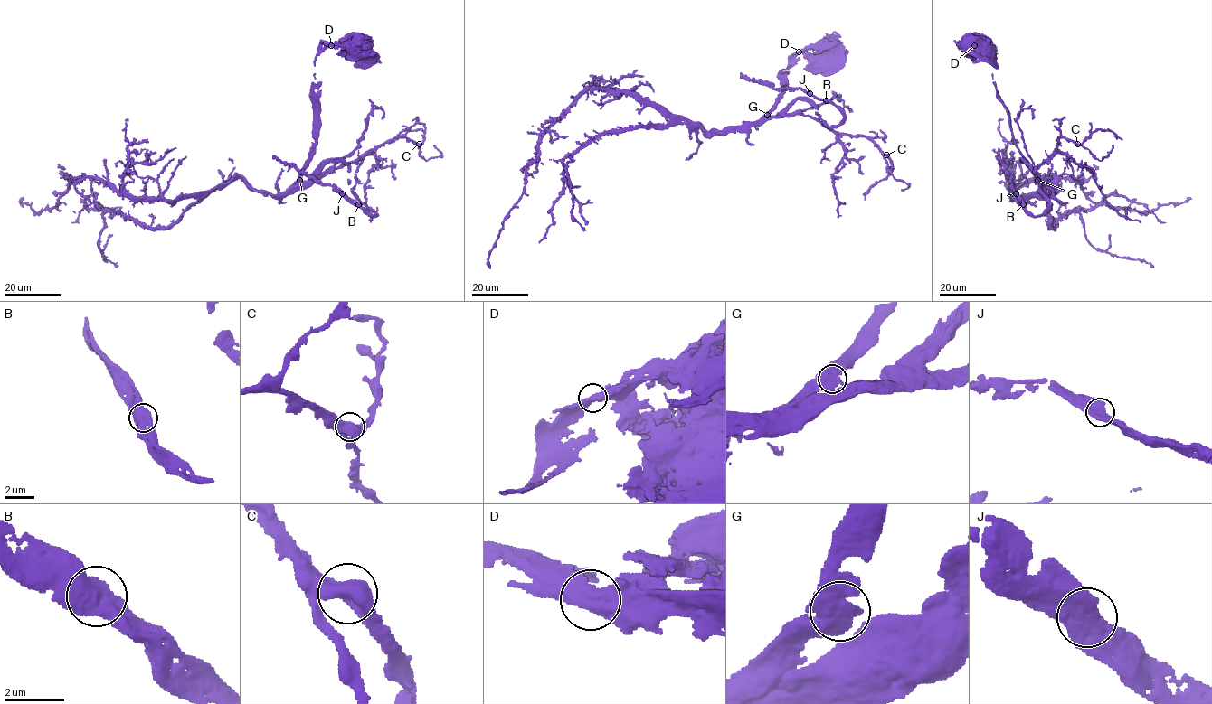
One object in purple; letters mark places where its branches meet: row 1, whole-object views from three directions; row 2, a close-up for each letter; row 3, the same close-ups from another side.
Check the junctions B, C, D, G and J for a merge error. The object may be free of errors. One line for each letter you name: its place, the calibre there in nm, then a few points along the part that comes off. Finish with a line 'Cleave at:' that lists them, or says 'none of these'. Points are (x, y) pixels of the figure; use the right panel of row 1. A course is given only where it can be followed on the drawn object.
Cleave at: none of these

